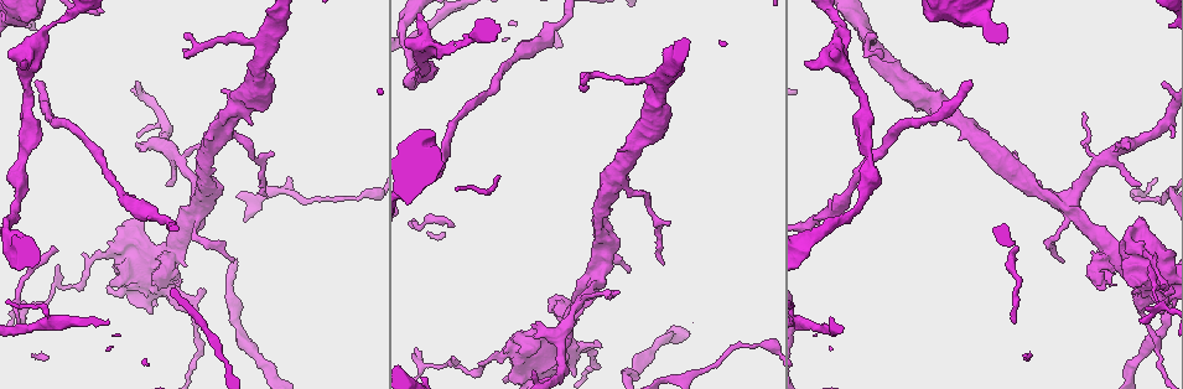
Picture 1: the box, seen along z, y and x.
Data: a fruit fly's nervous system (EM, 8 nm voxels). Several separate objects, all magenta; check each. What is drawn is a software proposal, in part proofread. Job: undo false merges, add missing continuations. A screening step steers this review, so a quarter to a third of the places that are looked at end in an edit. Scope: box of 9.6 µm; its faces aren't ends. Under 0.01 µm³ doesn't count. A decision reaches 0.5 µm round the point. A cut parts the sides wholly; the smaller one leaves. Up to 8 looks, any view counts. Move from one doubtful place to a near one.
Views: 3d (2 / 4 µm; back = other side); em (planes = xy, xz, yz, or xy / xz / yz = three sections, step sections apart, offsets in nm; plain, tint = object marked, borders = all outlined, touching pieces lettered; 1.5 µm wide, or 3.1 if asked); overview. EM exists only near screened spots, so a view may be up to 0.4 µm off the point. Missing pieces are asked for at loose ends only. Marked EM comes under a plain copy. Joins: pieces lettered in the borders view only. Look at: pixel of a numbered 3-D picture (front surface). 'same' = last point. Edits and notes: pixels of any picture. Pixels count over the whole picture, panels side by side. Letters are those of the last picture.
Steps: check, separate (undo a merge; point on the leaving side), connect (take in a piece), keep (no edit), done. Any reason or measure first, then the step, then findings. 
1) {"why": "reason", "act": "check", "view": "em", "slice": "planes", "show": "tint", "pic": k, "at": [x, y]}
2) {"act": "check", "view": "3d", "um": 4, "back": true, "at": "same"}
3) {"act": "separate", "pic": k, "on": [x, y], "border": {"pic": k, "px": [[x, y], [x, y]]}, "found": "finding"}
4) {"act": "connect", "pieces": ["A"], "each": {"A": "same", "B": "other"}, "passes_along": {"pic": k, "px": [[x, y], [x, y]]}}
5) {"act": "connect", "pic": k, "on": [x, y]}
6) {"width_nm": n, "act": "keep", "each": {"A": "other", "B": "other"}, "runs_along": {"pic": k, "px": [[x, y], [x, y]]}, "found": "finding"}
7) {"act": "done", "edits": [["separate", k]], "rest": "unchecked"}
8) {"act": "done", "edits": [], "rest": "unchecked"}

{"why": "branch stops here", "act": "check", "view": "3d", "um": 2, "pic": 1, "at": [416, 347]}

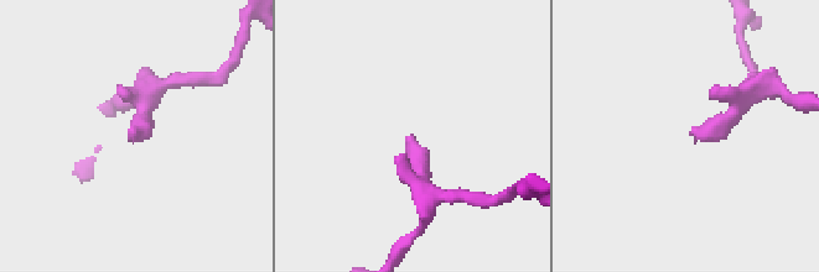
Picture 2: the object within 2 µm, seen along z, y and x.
{"act": "check", "view": "em", "slice": "planes", "show": "borders", "pic": 2, "at": [689, 133]}

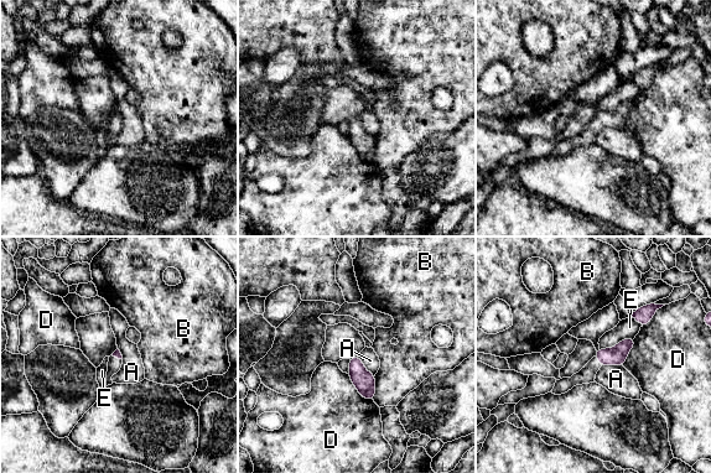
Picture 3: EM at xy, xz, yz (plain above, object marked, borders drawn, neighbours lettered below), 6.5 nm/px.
{"act": "keep", "each": {"A": "other", "B": "other", "D": "other", "E": "other"}, "border": {"pic": 3, "px": [[357, 354], [363, 367], [374, 375]]}, "found": "none of them fits"}

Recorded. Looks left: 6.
{"why": "sudden change in width", "act": "check", "view": "3d", "um": 4, "pic": 1, "at": [440, 53]}

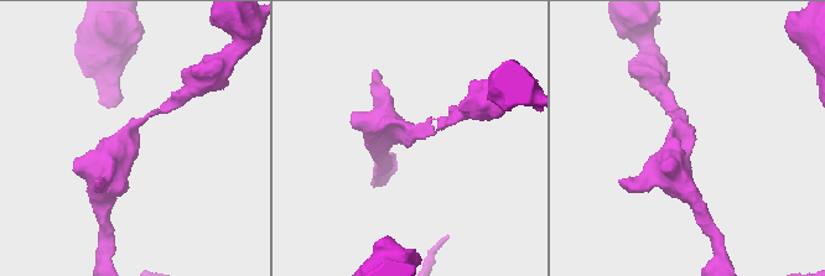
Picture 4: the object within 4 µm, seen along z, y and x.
{"act": "check", "view": "em", "slice": "planes", "show": "borders", "pic": 4, "at": [409, 133]}

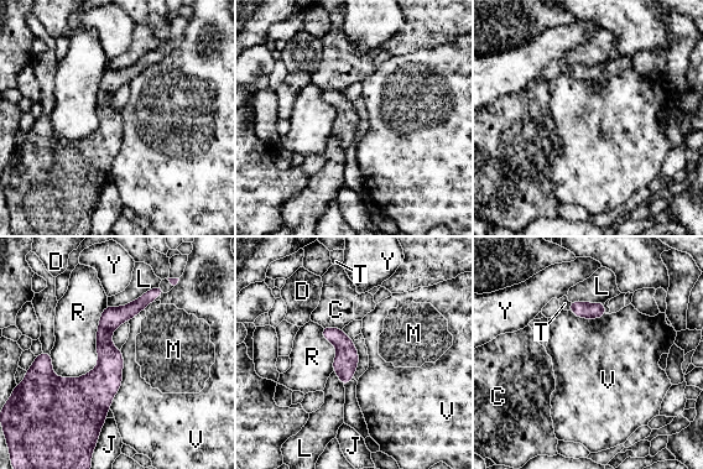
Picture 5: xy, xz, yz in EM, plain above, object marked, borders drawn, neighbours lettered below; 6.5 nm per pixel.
{"longest_contact_nm": ["R", 600], "act": "keep", "each": {"C": "other", "D": "other", "J": "other", "L": "other", "M": "other", "R": "other", "T": "other", "V": "other", "Y": "other"}, "border": {"pic": 5, "px": [[107, 305], [97, 365], [57, 378]]}, "found": "all the same neuron"}

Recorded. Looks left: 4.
{"why": "free end", "act": "check", "view": "3d", "um": 2, "pic": 1, "at": [439, 176]}

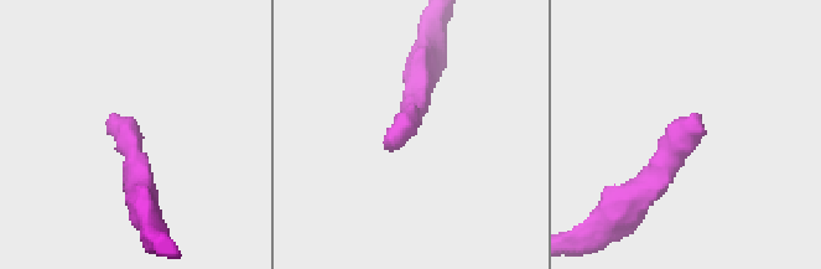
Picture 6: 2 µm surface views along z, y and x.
{"act": "check", "view": "em", "slice": "planes", "show": "borders", "pic": 6, "at": [119, 116]}

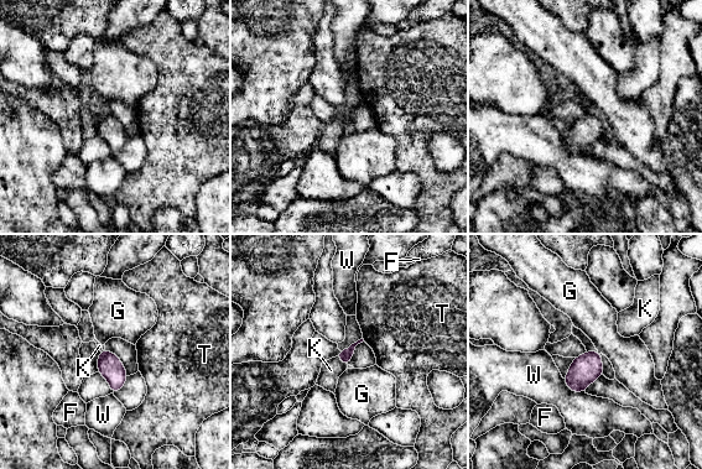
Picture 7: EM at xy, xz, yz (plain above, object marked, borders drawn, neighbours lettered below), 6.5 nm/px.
{"act": "connect", "pieces": ["K"], "each": {"F": "other", "G": "other", "K": "same", "T": "other", "W": "other"}, "passes_along": {"pic": 7, "px": [[346, 355], [342, 361], [331, 370]]}, "found": "the neuron continues"}

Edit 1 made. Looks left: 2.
{"act": "done", "edits": [["connect", 7]], "rest": "unchecked"}

